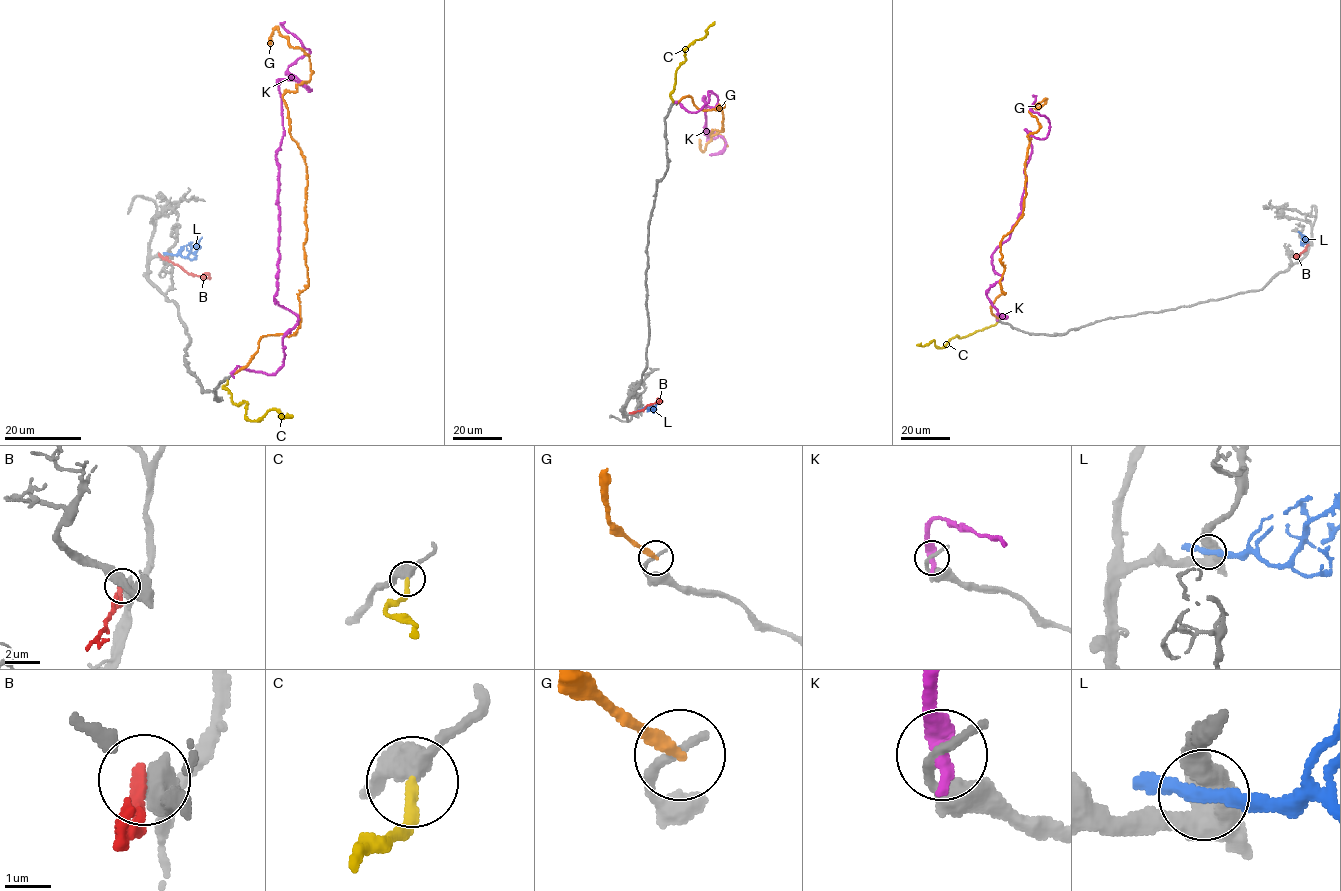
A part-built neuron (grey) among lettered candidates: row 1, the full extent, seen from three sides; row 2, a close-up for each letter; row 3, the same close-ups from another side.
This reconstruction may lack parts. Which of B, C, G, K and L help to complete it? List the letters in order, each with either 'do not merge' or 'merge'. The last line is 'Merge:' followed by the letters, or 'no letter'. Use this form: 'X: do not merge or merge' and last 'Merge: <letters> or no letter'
B: do not merge
C: merge
G: do not merge
K: do not merge
L: do not merge
Merge: C

